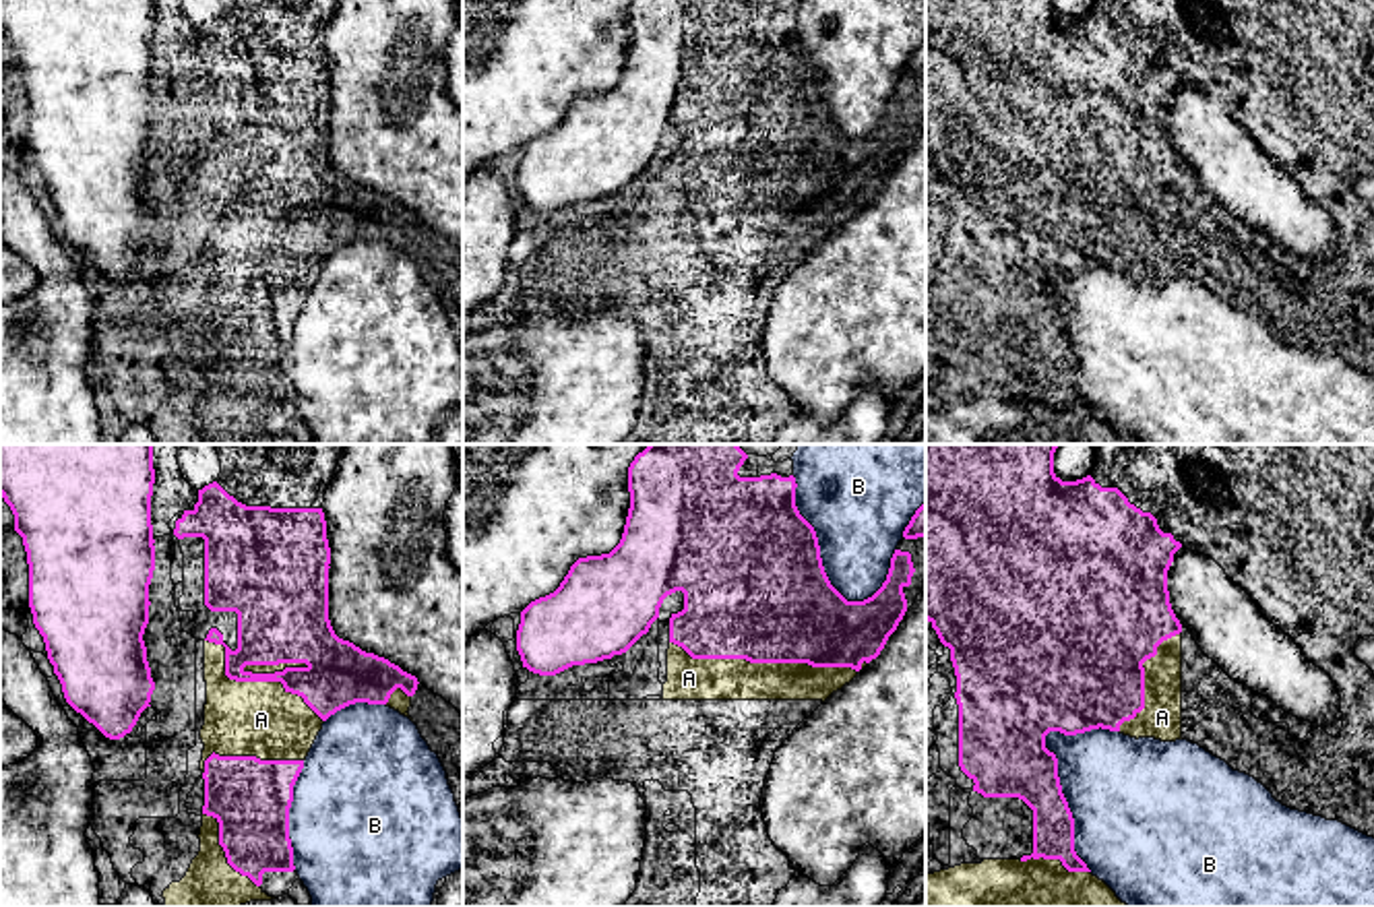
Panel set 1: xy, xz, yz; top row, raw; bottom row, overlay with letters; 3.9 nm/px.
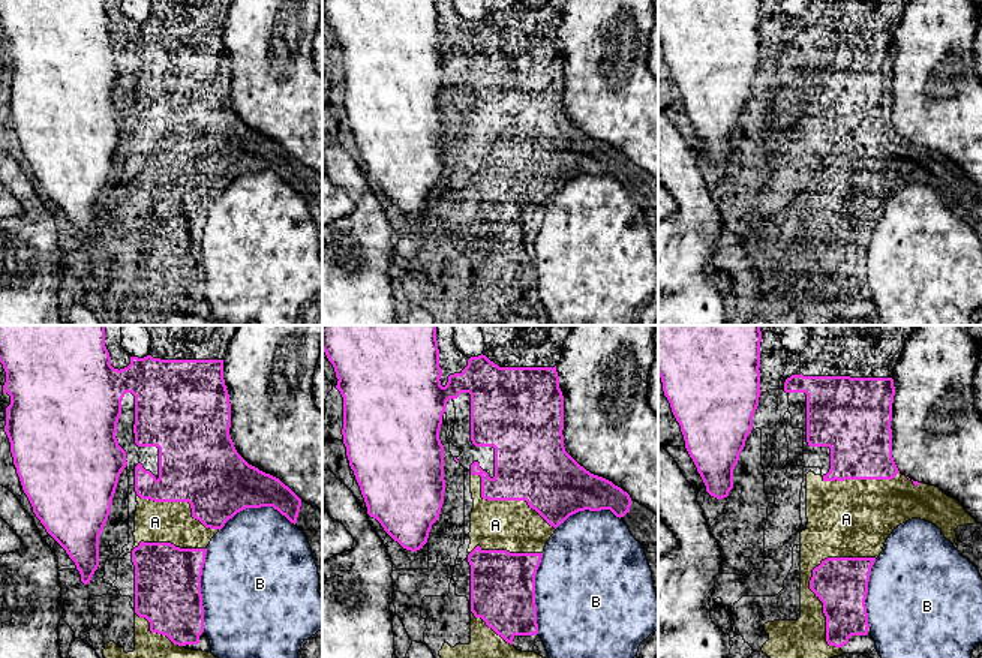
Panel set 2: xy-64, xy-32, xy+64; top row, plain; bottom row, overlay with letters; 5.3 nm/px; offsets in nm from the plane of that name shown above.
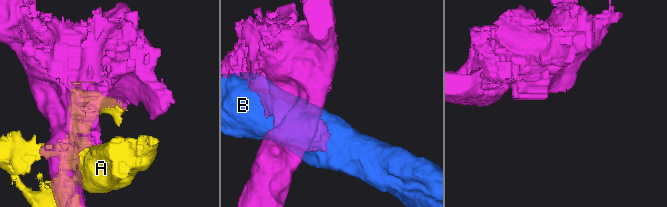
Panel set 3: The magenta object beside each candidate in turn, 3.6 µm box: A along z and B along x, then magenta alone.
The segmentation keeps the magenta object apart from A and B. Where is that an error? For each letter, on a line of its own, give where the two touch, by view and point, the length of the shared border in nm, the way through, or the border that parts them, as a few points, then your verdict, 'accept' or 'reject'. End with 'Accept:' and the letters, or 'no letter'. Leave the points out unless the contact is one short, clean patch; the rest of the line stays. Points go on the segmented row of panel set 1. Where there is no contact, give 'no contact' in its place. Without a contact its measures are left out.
A: xz (763, 662) | 750 nm | reject
B: yz (1065, 800) | 600 nm | reject
Accept: no letter

